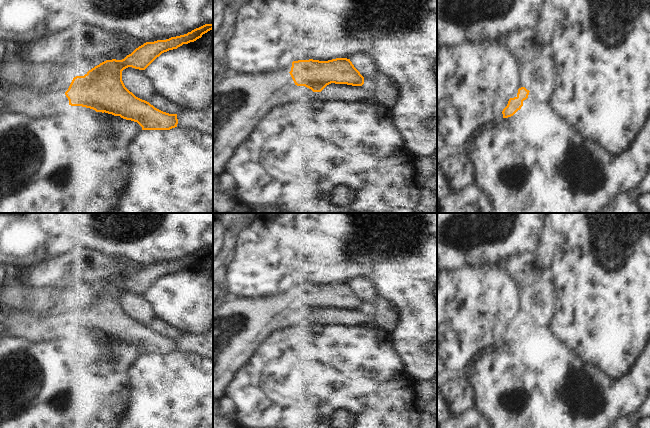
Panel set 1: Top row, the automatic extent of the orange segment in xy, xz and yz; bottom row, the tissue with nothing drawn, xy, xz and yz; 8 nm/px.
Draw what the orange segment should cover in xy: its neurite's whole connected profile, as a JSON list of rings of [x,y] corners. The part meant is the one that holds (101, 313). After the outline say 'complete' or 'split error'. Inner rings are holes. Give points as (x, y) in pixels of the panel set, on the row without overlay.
[[[205,248],[184,259],[146,266],[122,284],[106,284],[84,300],[74,301],[66,316],[6,311],[4,331],[9,337],[44,342],[69,329],[82,330],[137,346],[142,354],[170,354],[177,351],[177,338],[163,336],[136,321],[125,311],[122,295],[128,291],[145,294],[162,277],[194,266],[212,253],[213,248]]] | split error

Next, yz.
[[[525,311],[518,313],[517,320],[510,322],[507,330],[503,333],[503,342],[513,340],[522,330],[526,330],[534,325],[536,322],[535,314],[527,314]]] | split error

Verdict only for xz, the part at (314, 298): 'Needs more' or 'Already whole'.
Needs more.

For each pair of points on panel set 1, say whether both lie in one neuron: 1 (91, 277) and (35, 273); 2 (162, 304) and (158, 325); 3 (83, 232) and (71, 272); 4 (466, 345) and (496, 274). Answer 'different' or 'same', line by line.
1: same
2: different
3: different
4: same

